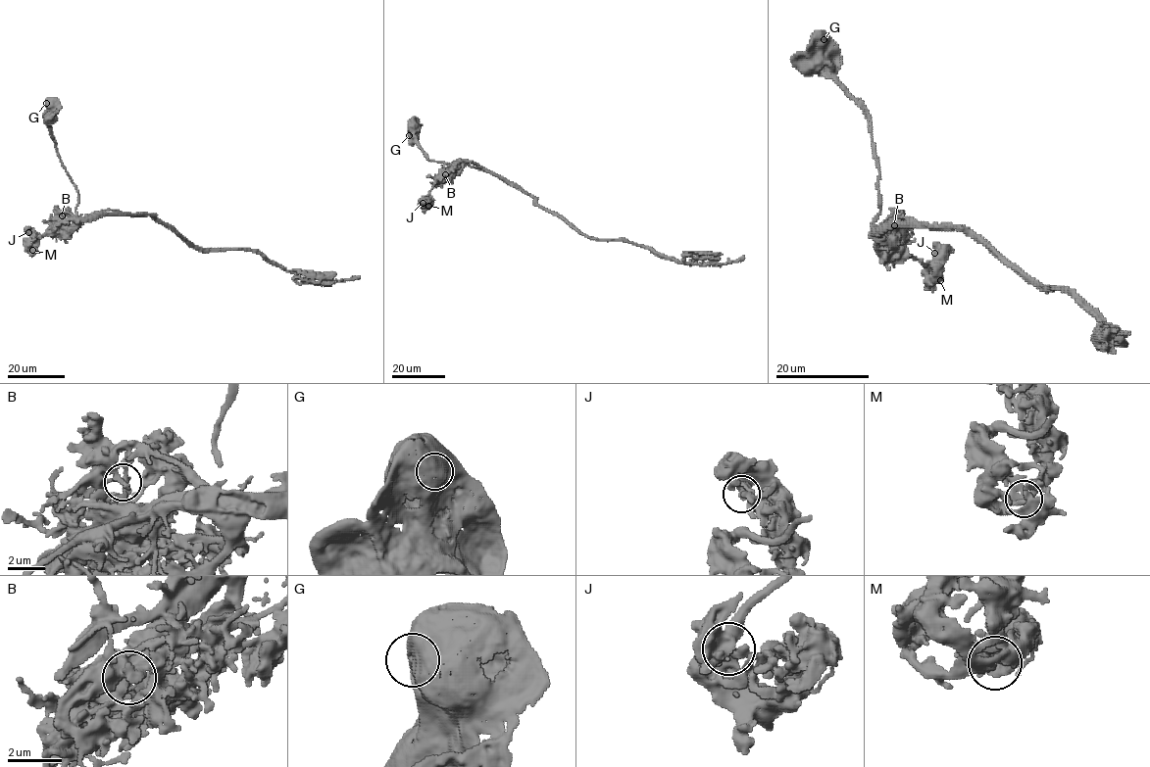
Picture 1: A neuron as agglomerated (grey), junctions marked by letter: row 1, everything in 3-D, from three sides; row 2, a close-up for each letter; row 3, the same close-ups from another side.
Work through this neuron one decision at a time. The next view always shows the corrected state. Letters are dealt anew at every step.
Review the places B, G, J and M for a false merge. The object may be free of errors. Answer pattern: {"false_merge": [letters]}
{"false_merge": ["B"]}

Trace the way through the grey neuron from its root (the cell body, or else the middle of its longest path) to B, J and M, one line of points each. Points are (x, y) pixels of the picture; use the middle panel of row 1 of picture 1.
B: (413, 126), (419, 147), (429, 159), (457, 165), (457, 161), (446, 174)
J: (413, 126), (419, 147), (428, 159), (458, 164), (457, 161), (444, 171), (421, 204), (429, 206), (423, 203)
M: (413, 126), (419, 147), (428, 159), (458, 164), (457, 161), (444, 171), (421, 204), (428, 206)

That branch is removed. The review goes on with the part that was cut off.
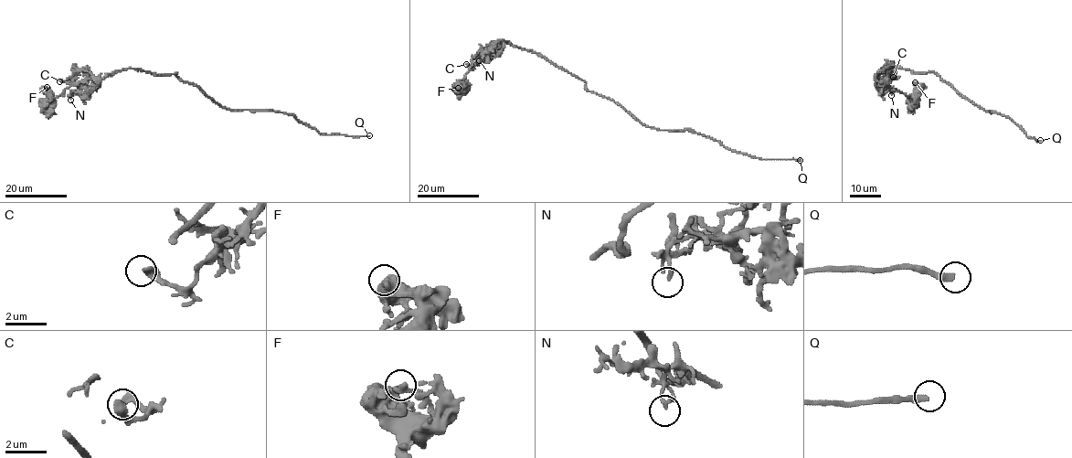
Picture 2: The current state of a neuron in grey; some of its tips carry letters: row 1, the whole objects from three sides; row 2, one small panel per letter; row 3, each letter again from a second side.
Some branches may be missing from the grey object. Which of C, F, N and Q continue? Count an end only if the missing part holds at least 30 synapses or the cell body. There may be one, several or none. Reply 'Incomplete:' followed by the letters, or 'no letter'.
Incomplete: Q

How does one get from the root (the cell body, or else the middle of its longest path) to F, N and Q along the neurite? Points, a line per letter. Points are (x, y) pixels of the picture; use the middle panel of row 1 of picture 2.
F: (591, 91), (583, 80), (542, 56), (503, 40), (493, 41), (475, 54), (455, 90), (466, 90), (458, 88)
N: (591, 91), (586, 89), (583, 80), (542, 56), (504, 40), (497, 41), (479, 60)
Q: (591, 91), (612, 100), (648, 126), (693, 130), (717, 140), (728, 149), (764, 159), (800, 160)

